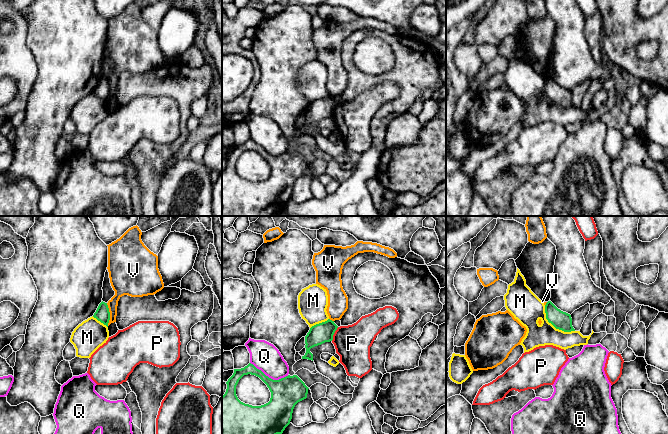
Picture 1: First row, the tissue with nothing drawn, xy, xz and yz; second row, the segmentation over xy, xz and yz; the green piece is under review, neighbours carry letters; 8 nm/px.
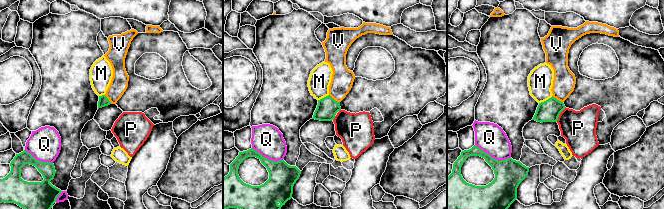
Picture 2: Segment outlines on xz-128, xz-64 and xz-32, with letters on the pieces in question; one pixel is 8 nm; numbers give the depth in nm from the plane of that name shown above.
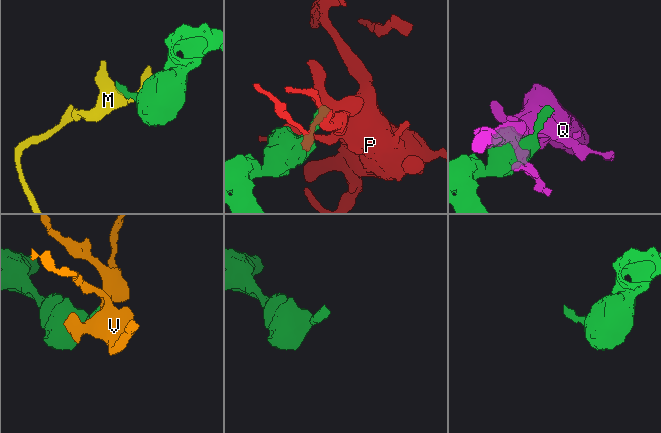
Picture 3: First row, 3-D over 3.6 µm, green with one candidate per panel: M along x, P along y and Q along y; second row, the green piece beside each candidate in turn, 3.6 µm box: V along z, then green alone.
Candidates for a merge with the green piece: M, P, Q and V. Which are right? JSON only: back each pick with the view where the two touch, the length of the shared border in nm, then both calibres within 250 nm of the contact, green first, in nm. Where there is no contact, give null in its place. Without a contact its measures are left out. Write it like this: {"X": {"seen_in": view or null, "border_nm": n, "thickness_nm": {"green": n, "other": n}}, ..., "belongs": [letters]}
{"belongs": []}

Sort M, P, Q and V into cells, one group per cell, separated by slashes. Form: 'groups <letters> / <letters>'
groups M / P / Q / V

